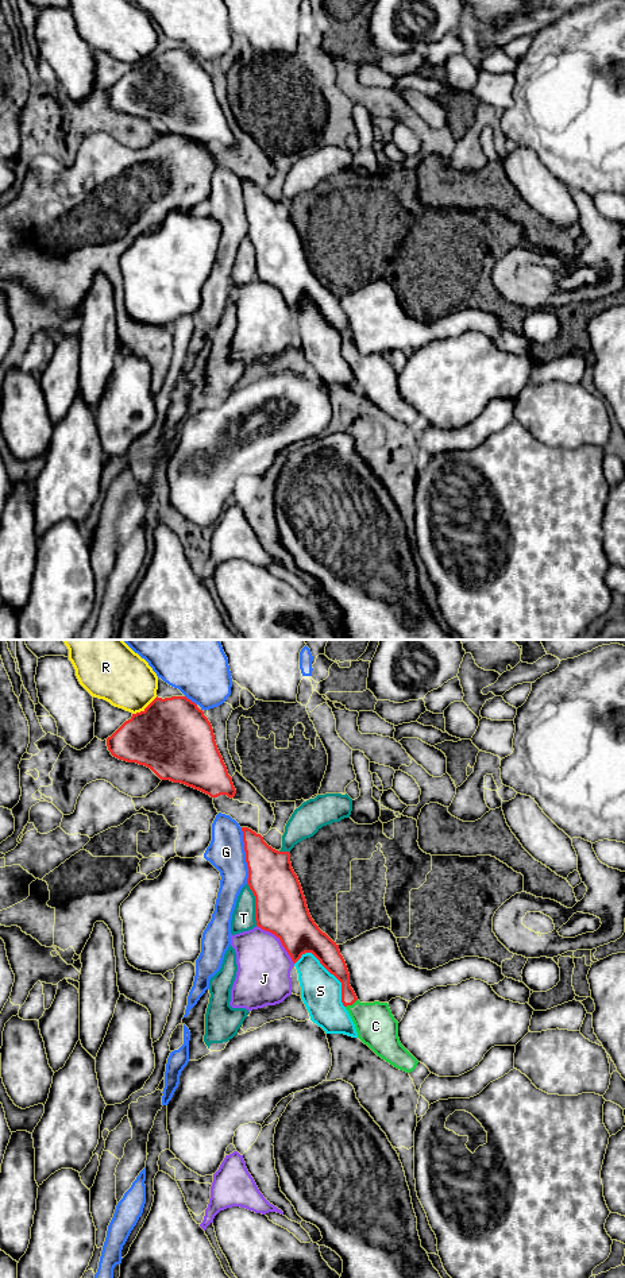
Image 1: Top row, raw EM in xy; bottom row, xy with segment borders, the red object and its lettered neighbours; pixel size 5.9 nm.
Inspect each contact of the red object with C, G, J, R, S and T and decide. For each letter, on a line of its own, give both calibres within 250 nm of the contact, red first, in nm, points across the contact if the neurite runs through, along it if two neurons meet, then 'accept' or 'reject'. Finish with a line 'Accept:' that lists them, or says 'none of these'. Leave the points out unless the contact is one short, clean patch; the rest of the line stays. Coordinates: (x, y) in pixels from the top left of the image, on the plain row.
C: calibres 110 and 240 nm; way xy (336, 317), (344, 331), (351, 356), (375, 378); accept
G: calibres 280 and 220 nm; reject
J: calibres 300 and 320 nm; reject
R: calibres 460 and 340 nm; reject
S: calibres 160 and 240 nm; reject
T: calibres 300 and 140 nm; reject
Accept: C

